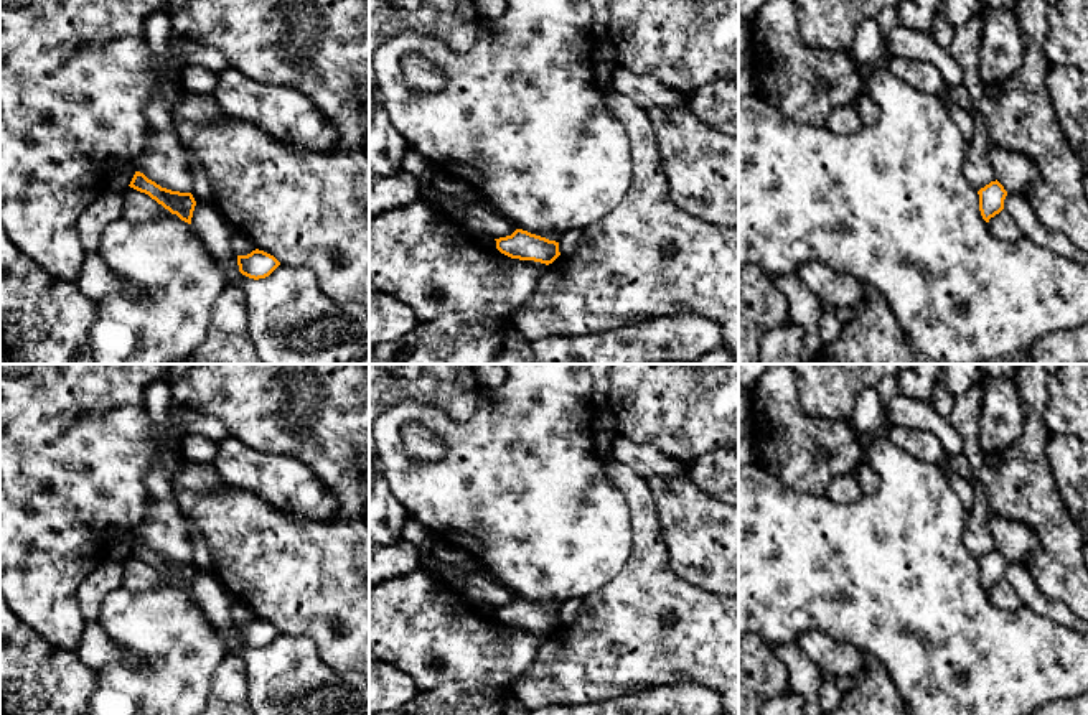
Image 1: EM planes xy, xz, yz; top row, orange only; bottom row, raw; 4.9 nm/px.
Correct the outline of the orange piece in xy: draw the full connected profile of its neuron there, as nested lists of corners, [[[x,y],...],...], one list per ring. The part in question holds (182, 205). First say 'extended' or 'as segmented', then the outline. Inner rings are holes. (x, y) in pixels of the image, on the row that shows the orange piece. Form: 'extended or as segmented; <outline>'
as segmented; [[[135,171],[129,186],[140,193],[148,194],[171,214],[176,214],[181,221],[191,224],[193,211],[196,206],[196,201],[191,193],[180,193],[162,188],[140,171]]]

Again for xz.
as segmented; [[[516,229],[511,236],[495,239],[496,249],[519,260],[534,260],[541,264],[552,264],[559,255],[559,242]]]

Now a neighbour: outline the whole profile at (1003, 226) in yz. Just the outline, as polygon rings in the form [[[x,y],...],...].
[[[1004,209],[989,219],[987,227],[999,241],[1015,242],[1024,237],[1015,221]]]

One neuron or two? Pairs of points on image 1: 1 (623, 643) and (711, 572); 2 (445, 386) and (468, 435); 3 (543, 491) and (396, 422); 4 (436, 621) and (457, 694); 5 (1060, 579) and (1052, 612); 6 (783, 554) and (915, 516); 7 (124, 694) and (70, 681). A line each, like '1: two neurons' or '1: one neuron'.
1: two neurons
2: two neurons
3: one neuron
4: two neurons
5: two neurons
6: one neuron
7: two neurons

